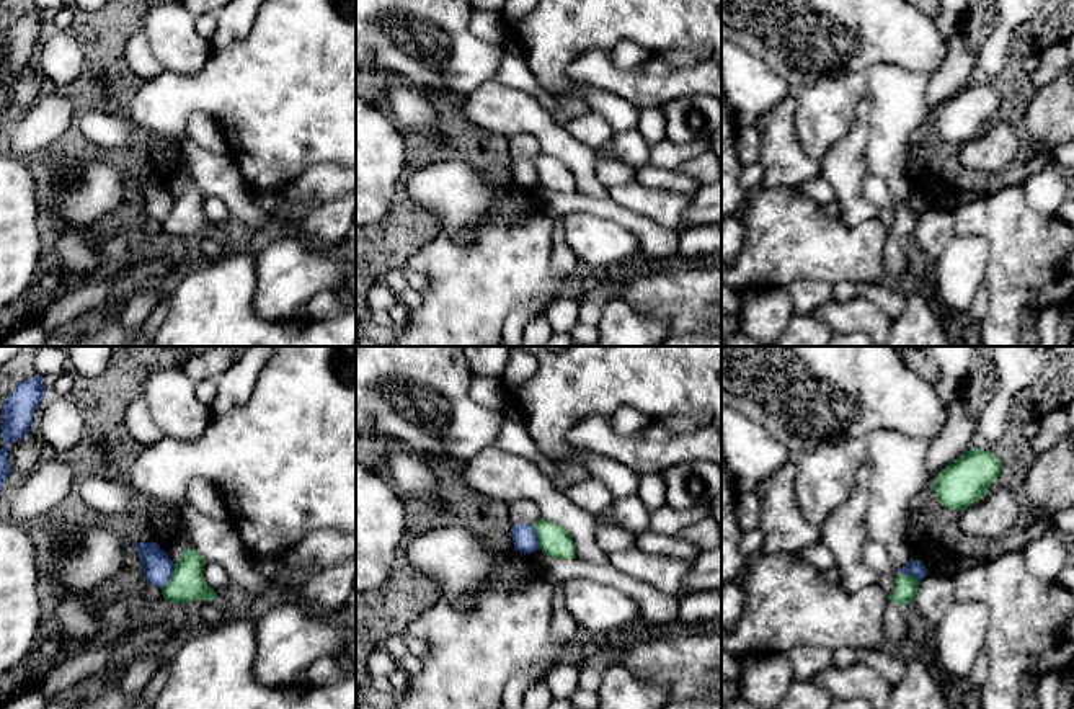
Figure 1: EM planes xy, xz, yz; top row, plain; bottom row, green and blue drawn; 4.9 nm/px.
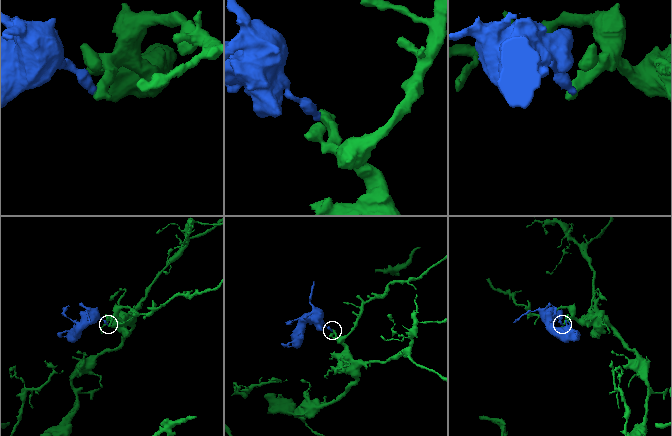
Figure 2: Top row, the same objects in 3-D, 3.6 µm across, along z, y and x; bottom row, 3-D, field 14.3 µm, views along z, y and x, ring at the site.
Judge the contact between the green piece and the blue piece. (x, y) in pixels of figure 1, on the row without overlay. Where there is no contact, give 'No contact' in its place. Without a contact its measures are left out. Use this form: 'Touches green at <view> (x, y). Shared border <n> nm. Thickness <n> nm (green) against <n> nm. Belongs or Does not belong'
Touches green at xy (172, 211). Shared border 150 nm. Thickness 170 nm (green) against 140 nm. Does not belong

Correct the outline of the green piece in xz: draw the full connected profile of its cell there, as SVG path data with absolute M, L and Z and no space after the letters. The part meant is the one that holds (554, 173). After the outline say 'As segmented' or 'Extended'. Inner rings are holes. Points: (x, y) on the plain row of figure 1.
M540 152L535 158L539 183L557 193L575 193L576 180L568 165L548 154Z. As segmented

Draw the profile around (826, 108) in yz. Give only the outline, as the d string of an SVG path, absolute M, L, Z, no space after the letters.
M865 74L823 77L793 90L798 108L795 131L803 150L818 162L850 127L855 106L867 91Z

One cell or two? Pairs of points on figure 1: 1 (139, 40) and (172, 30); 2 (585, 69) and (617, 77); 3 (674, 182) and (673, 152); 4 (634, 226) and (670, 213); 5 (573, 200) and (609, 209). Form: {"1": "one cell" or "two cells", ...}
{"1": "two cells", "2": "one cell", "3": "two cells", "4": "two cells", "5": "one cell"}

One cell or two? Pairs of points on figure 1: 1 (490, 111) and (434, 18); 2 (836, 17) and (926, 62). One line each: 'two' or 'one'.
1: two
2: one

